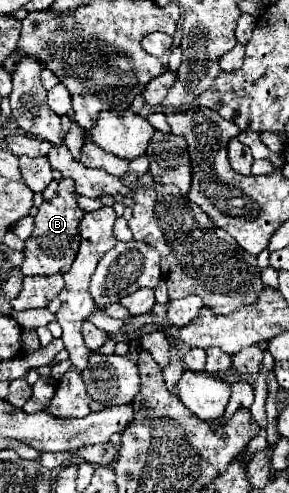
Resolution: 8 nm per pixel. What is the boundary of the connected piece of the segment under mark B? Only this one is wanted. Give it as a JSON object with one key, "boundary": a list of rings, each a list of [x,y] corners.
{"boundary":[[[66,178],[52,180],[42,194],[44,194],[44,202],[38,208],[38,214],[34,216],[34,232],[24,246],[24,256],[26,256],[22,264],[24,276],[64,274],[70,270],[78,252],[78,220],[82,218],[84,212],[76,206],[74,200],[76,190],[72,180]]]}

